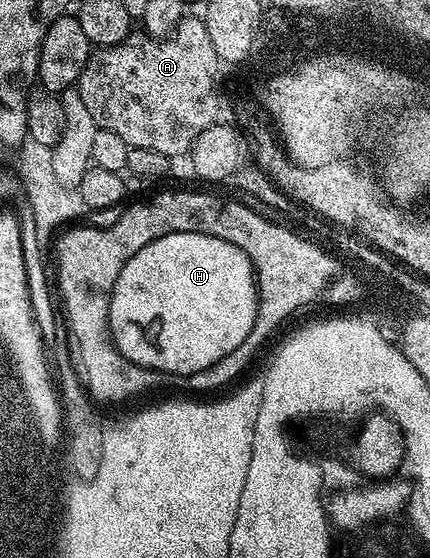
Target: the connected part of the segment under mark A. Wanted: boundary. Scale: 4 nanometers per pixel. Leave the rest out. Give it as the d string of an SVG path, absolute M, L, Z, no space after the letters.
M186 16L165 39L149 38L142 32L128 36L117 45L99 47L88 58L76 89L89 109L97 129L117 133L130 148L153 149L169 158L191 151L195 140L219 119L221 100L213 95L216 76L222 63L211 43L210 34L201 17Z

